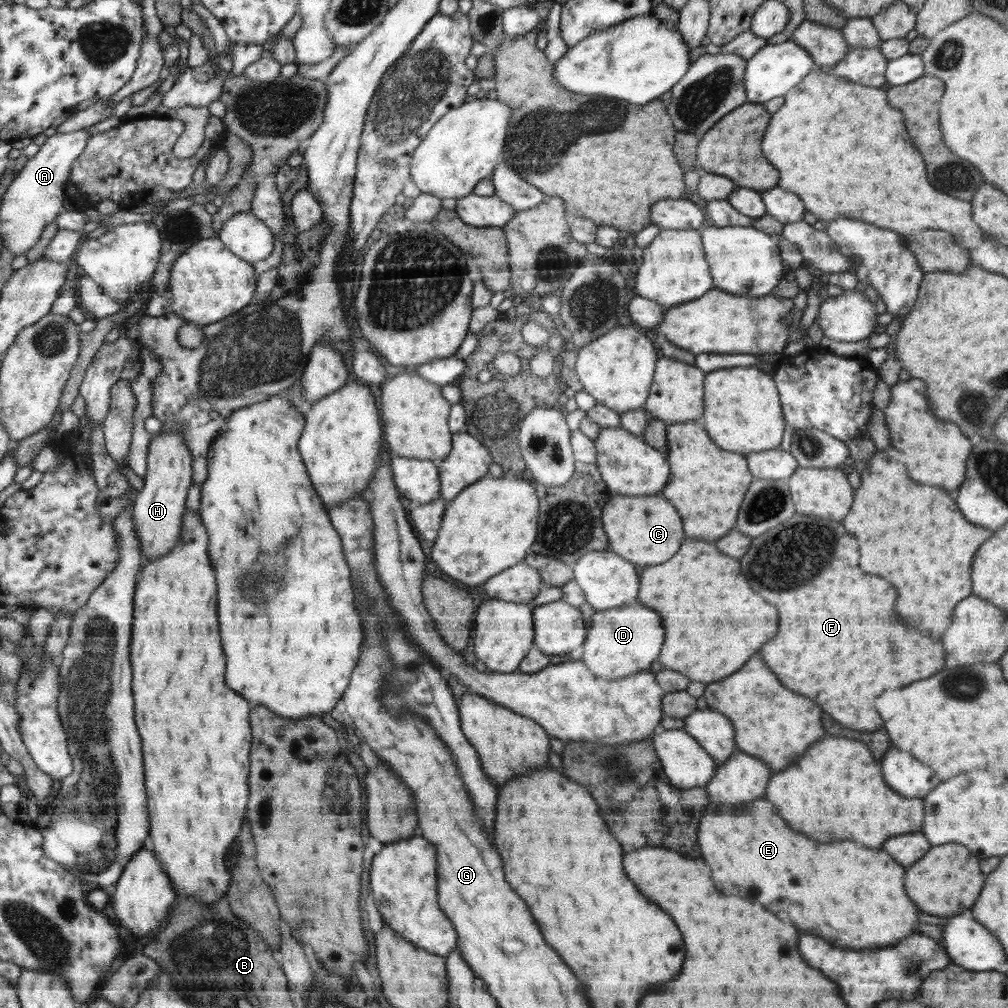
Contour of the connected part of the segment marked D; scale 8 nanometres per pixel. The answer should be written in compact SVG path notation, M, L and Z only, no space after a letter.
M637 601L632 604L599 610L592 616L592 624L587 629L587 638L582 645L581 660L594 677L620 681L649 669L658 658L664 642L664 628L660 614L649 606Z

